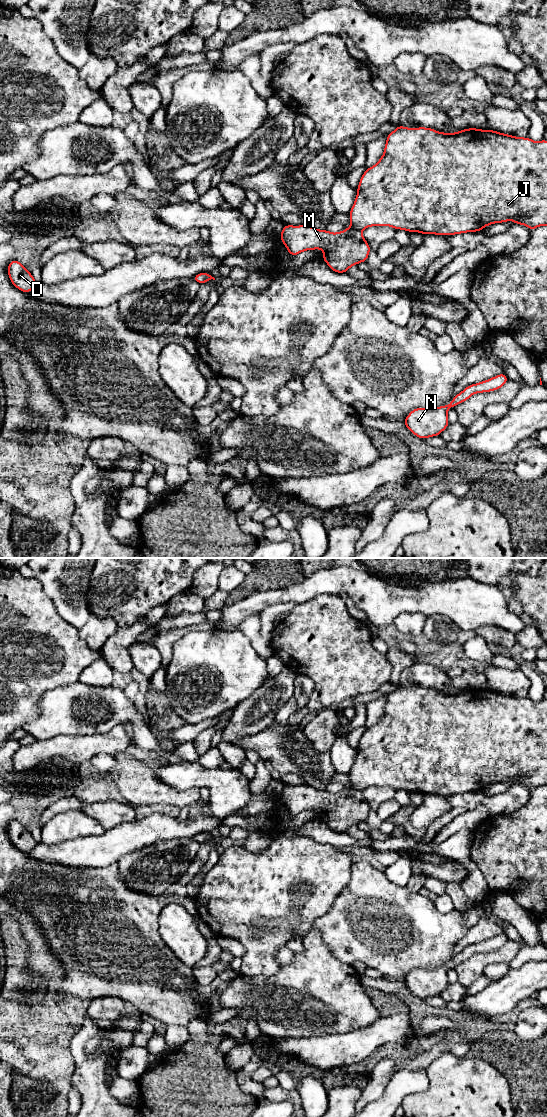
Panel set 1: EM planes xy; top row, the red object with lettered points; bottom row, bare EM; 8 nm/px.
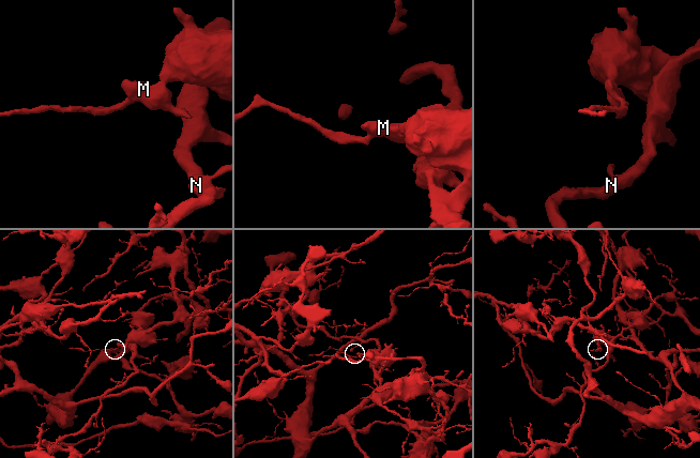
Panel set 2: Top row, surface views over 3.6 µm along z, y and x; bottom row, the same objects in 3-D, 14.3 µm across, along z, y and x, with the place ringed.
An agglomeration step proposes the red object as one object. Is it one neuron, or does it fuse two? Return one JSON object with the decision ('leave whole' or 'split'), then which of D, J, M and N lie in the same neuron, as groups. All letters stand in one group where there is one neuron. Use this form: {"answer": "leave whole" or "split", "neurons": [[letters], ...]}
{"answer": "split", "neurons": [["D", "M"], ["J", "N"]]}

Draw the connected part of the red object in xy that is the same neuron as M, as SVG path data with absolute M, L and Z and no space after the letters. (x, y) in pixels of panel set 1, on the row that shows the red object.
M285 225L280 240L292 256L305 250L322 249L322 259L337 273L346 273L351 266L366 262L371 250L361 231L352 227L331 233L307 225Z

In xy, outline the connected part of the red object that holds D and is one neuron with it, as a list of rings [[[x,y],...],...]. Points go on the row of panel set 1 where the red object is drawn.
[[[12,260],[7,267],[11,283],[24,293],[29,293],[37,284],[31,273],[17,260]]]

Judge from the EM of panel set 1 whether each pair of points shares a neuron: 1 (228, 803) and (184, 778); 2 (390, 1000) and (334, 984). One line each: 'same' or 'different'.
1: same
2: different

